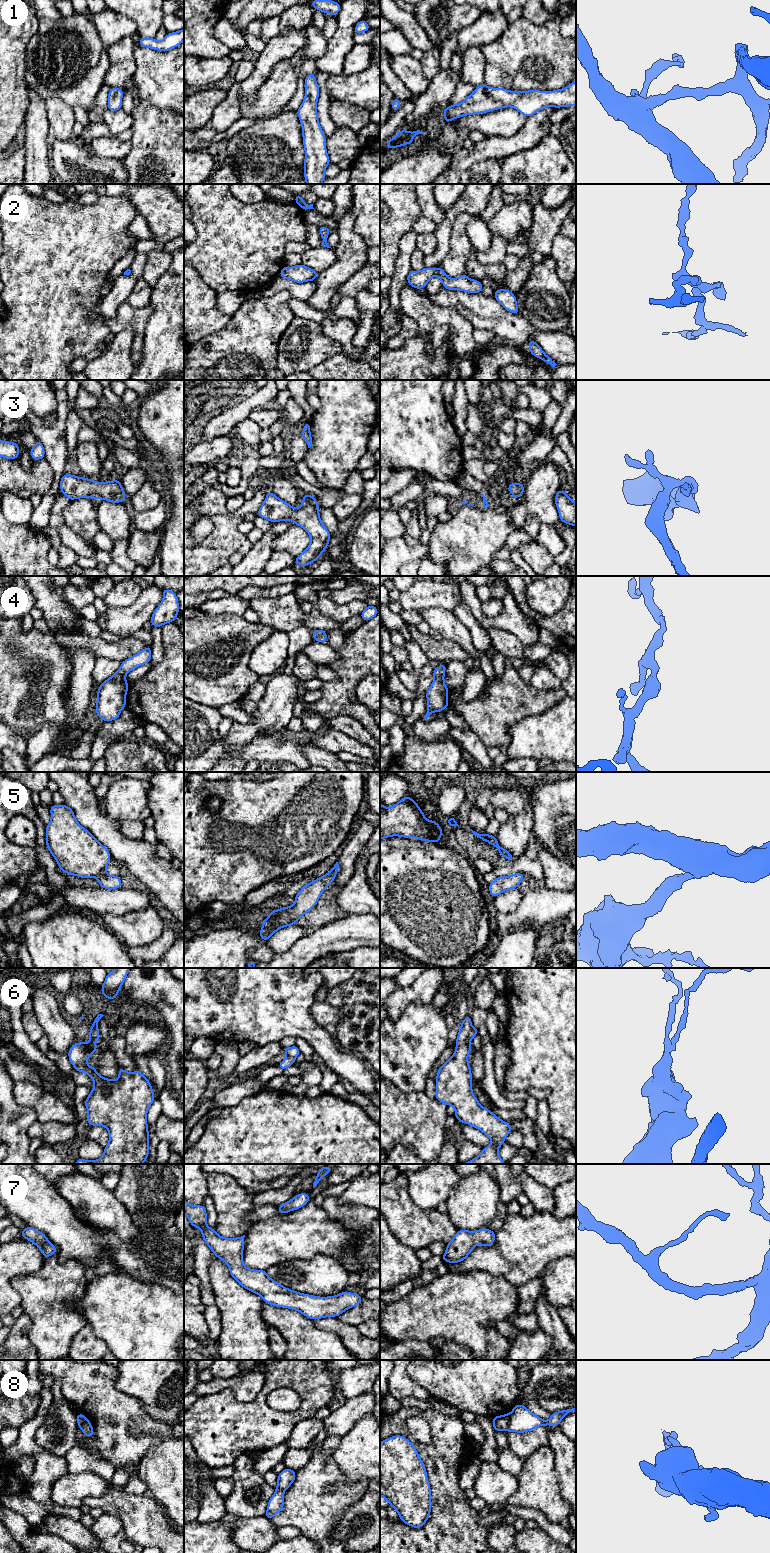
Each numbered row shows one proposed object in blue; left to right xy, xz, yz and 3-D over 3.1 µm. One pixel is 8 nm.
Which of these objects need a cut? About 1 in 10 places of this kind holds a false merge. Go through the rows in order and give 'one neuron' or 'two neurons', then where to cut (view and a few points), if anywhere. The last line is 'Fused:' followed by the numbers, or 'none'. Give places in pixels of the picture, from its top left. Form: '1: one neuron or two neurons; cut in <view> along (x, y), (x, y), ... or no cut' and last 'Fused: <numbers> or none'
1: one neuron; no cut
2: one neuron; no cut
3: one neuron; no cut
4: one neuron; no cut
5: one neuron; no cut
6: two neurons; cut in yz along (472, 1027), (469, 1039)
7: one neuron; no cut
8: two neurons; cut in yz along (509, 1414), (508, 1430)
Fused: 6, 8

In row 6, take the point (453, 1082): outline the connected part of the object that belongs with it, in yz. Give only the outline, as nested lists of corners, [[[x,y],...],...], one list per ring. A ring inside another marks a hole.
[[[467,1015],[461,1022],[453,1056],[437,1071],[435,1098],[455,1108],[458,1122],[479,1129],[492,1141],[490,1146],[482,1148],[479,1156],[463,1164],[504,1164],[498,1148],[512,1129],[508,1122],[481,1106],[473,1094],[473,1078],[468,1064],[468,1055],[472,1049],[469,1039],[471,1028],[471,1016]]]

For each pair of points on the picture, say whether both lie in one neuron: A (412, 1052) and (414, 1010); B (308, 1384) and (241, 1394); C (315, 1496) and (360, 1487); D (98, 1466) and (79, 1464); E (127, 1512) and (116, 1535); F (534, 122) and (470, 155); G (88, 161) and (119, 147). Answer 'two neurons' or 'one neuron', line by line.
A: one neuron
B: two neurons
C: one neuron
D: one neuron
E: two neurons
F: one neuron
G: two neurons

